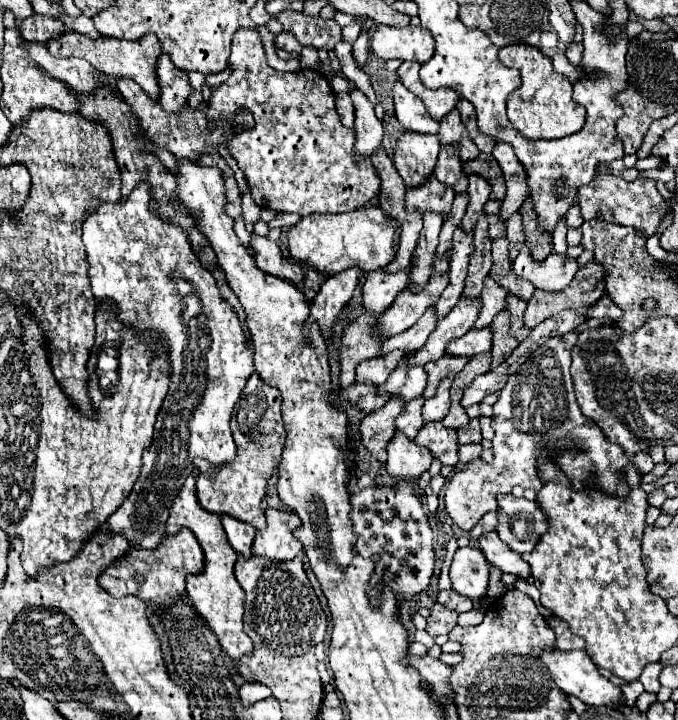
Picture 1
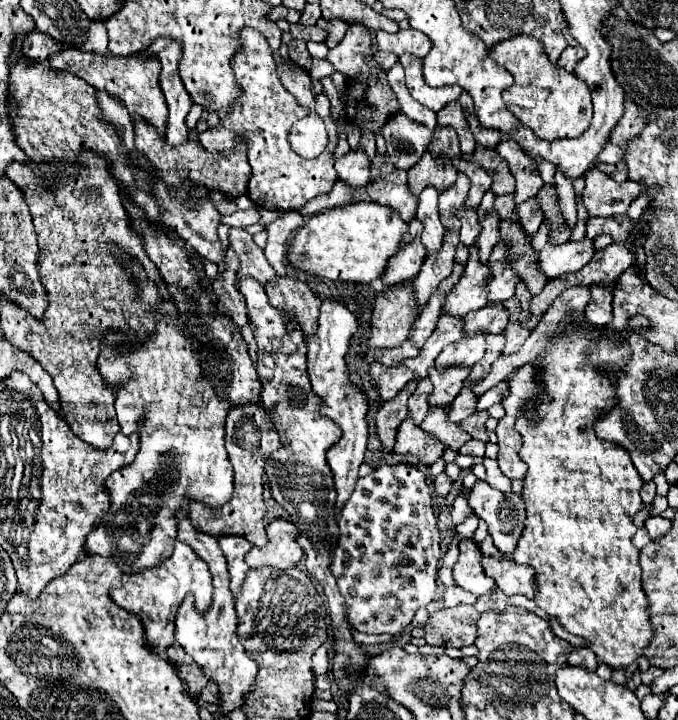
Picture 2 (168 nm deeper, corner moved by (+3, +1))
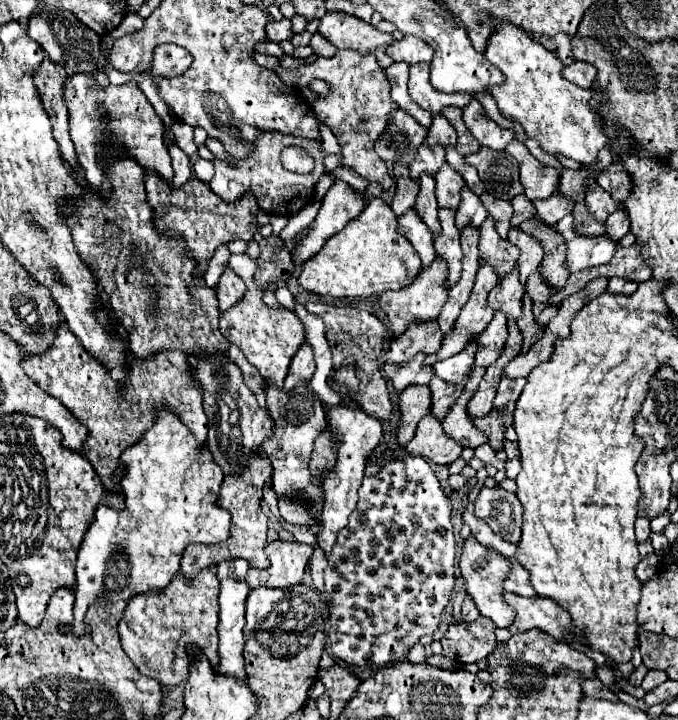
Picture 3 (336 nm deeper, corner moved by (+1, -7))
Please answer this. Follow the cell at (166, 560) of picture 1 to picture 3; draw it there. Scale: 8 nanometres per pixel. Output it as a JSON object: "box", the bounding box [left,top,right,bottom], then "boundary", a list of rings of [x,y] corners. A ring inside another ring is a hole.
{"box":[119,568,219,688],"boundary":[[[213,568],[203,570],[193,582],[187,582],[185,576],[181,576],[181,574],[175,576],[175,580],[171,582],[171,588],[167,588],[167,592],[159,592],[159,596],[135,596],[135,600],[131,600],[127,604],[123,620],[119,622],[119,634],[121,634],[121,644],[123,644],[125,654],[131,658],[131,662],[137,666],[137,670],[141,674],[155,678],[165,688],[173,688],[173,686],[181,684],[183,680],[187,680],[191,658],[193,658],[193,654],[189,652],[191,648],[199,648],[207,656],[211,668],[217,668],[219,666],[217,598],[219,598],[219,580],[217,580],[217,574]]]}

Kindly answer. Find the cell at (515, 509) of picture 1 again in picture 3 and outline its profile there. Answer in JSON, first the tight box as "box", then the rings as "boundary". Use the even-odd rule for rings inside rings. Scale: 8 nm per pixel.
{"box":[475,486,523,544],"boundary":[[[499,486],[481,488],[475,500],[475,516],[485,520],[491,526],[491,530],[507,542],[519,544],[523,506],[519,504],[515,494]]]}

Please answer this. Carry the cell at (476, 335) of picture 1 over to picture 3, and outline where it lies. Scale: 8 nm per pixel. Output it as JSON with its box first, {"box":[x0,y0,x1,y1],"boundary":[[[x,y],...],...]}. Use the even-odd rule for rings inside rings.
{"box":[489,266,525,318],"boundary":[[[519,266],[511,270],[493,290],[489,296],[489,304],[493,310],[503,310],[511,318],[521,316],[521,306],[523,306],[523,296],[525,296],[525,286],[519,280]]]}

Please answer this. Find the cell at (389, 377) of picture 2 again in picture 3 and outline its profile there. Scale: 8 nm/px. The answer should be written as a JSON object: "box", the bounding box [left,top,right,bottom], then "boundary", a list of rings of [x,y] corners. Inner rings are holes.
{"box":[385,354,435,392],"boundary":[[[417,354],[409,362],[395,366],[395,364],[385,364],[385,374],[393,382],[393,388],[397,392],[403,392],[411,384],[429,384],[431,378],[435,376],[433,366],[425,364],[425,354]]]}

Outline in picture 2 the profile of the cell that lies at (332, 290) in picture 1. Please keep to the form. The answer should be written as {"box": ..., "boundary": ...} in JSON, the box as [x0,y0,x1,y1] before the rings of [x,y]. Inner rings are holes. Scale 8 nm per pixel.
{"box":[307,298,369,510],"boundary":[[[323,298],[319,320],[317,320],[317,332],[307,340],[307,366],[309,366],[309,378],[313,392],[323,400],[321,410],[335,420],[335,424],[341,428],[343,436],[341,440],[329,448],[327,462],[333,470],[335,488],[337,488],[337,510],[343,508],[343,504],[349,500],[355,482],[359,478],[359,466],[363,462],[363,454],[367,448],[367,412],[369,404],[367,398],[359,392],[359,388],[351,386],[349,382],[349,368],[345,364],[345,354],[349,352],[349,340],[357,332],[357,318],[351,314],[351,310],[333,298]]]}

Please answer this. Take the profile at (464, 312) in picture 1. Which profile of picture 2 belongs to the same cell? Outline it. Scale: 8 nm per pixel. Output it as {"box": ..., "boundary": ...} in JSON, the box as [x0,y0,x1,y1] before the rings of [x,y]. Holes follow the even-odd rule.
{"box":[443,246,487,316],"boundary":[[[477,246],[471,248],[469,260],[465,266],[463,276],[453,286],[451,294],[447,296],[447,302],[443,306],[443,314],[449,316],[467,316],[473,310],[485,308],[487,304],[487,264],[481,264],[477,260]]]}

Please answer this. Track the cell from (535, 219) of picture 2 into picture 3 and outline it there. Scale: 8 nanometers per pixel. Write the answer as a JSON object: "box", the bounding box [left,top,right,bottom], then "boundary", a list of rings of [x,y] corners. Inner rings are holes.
{"box":[533,192,573,226],"boundary":[[[559,192],[555,196],[549,196],[547,200],[535,200],[533,204],[537,208],[537,216],[549,226],[555,226],[567,212],[573,210],[573,200]]]}

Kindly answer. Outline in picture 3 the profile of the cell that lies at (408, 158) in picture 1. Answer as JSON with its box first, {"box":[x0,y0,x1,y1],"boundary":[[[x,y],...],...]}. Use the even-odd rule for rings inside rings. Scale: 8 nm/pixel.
{"box":[375,110,427,164],"boundary":[[[393,110],[387,128],[381,138],[375,142],[375,152],[385,162],[403,162],[411,164],[419,144],[423,144],[427,136],[427,128],[417,124],[413,116],[403,110]]]}

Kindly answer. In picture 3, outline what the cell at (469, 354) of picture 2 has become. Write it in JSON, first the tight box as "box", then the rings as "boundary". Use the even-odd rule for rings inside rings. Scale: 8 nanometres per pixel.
{"box":[475,312,507,368],"boundary":[[[495,312],[491,324],[479,334],[475,364],[483,368],[493,364],[503,352],[505,342],[507,342],[507,316],[503,312]]]}

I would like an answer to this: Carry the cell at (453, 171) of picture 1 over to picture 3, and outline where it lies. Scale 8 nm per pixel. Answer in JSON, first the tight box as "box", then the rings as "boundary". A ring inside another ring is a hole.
{"box":[425,114,457,146],"boundary":[[[435,114],[433,120],[431,120],[431,126],[429,126],[425,142],[429,146],[435,146],[435,144],[441,144],[441,146],[455,144],[457,142],[455,128],[451,128],[451,124],[447,122],[447,118],[443,118],[441,114]]]}

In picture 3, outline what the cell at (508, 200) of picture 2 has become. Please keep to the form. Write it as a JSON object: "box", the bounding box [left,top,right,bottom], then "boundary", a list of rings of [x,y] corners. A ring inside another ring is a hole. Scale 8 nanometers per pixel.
{"box":[511,194,535,226],"boundary":[[[517,194],[517,196],[511,200],[511,204],[513,204],[513,208],[515,208],[515,212],[513,212],[513,220],[511,220],[513,226],[519,226],[523,220],[535,216],[533,202],[531,202],[525,194]]]}

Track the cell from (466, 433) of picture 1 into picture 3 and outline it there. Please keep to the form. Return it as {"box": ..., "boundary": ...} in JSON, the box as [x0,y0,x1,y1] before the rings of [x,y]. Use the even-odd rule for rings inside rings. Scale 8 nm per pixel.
{"box":[475,412,511,452],"boundary":[[[491,412],[487,416],[481,416],[481,418],[475,418],[475,426],[481,428],[483,432],[487,432],[489,436],[489,444],[491,448],[497,452],[497,450],[503,450],[503,444],[505,444],[505,426],[511,426],[511,414],[505,414],[505,412]]]}

